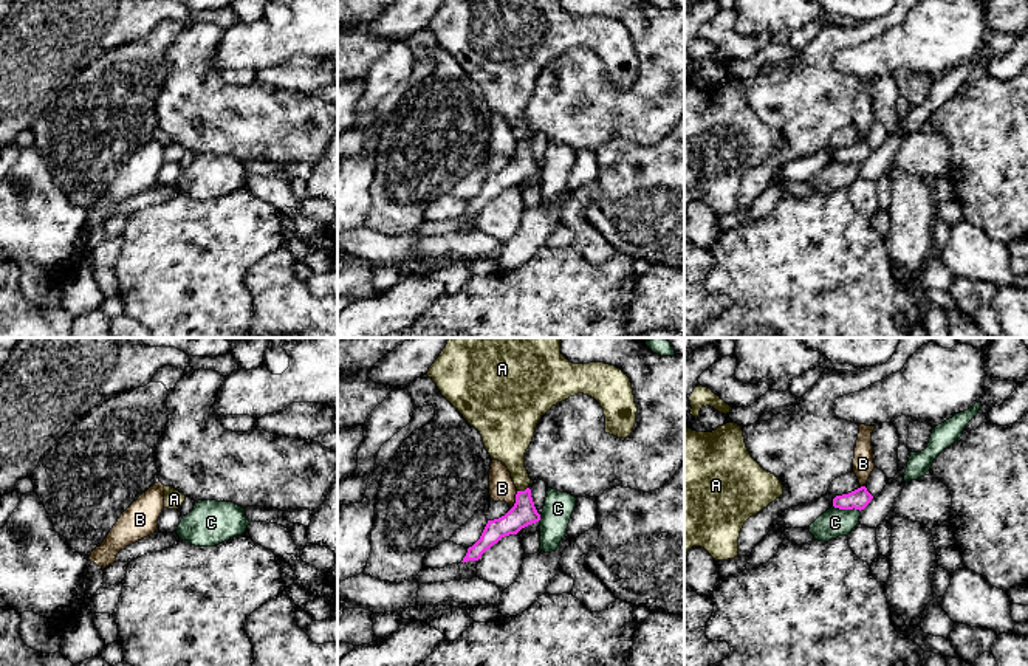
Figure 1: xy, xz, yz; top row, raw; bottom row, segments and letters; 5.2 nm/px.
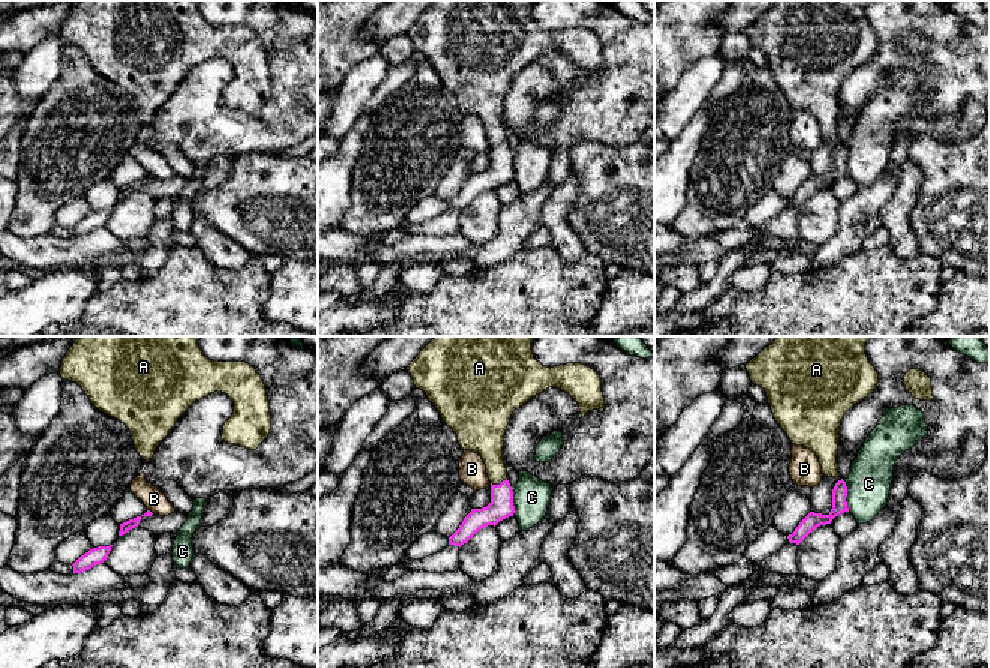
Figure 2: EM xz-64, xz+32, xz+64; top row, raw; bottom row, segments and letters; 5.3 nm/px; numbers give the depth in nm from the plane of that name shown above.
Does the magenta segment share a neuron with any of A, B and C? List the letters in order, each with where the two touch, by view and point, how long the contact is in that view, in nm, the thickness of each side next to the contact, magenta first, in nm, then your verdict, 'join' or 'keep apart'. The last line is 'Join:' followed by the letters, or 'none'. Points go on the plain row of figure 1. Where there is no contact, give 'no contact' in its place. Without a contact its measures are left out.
A: contact xz (522, 144); length 60 nm; calibres 140 and 180 nm; join
B: contact xz (516, 154); length 100 nm; calibres 140 and 130 nm; keep apart
C: contact yz (847, 161); length 150 nm; calibres 110 and 150 nm; keep apart
Join: A

